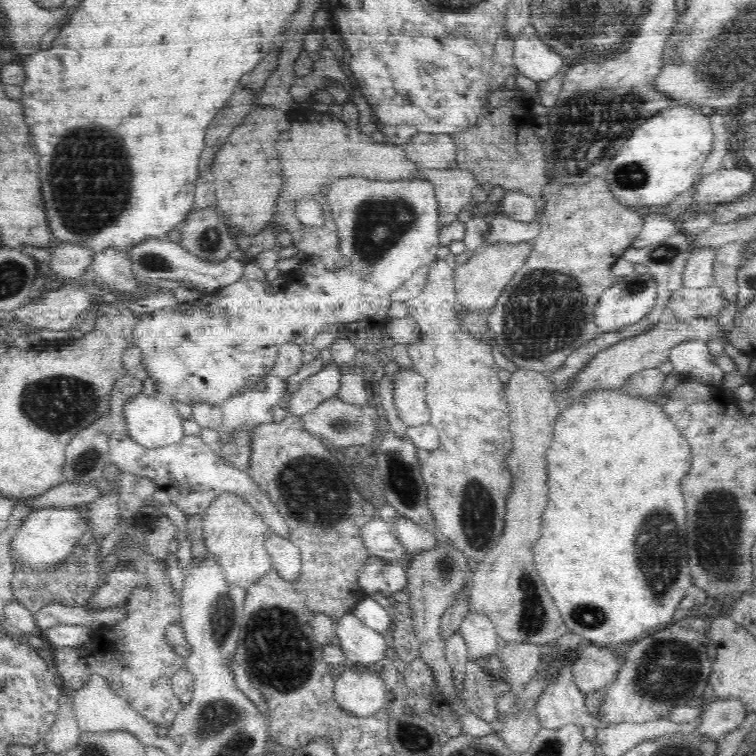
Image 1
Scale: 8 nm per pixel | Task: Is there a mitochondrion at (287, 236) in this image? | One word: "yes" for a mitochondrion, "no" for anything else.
no

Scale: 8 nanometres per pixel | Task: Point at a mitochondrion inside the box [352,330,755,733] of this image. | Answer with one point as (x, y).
(716, 537)

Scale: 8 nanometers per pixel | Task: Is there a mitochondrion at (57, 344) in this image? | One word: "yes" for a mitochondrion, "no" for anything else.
no

